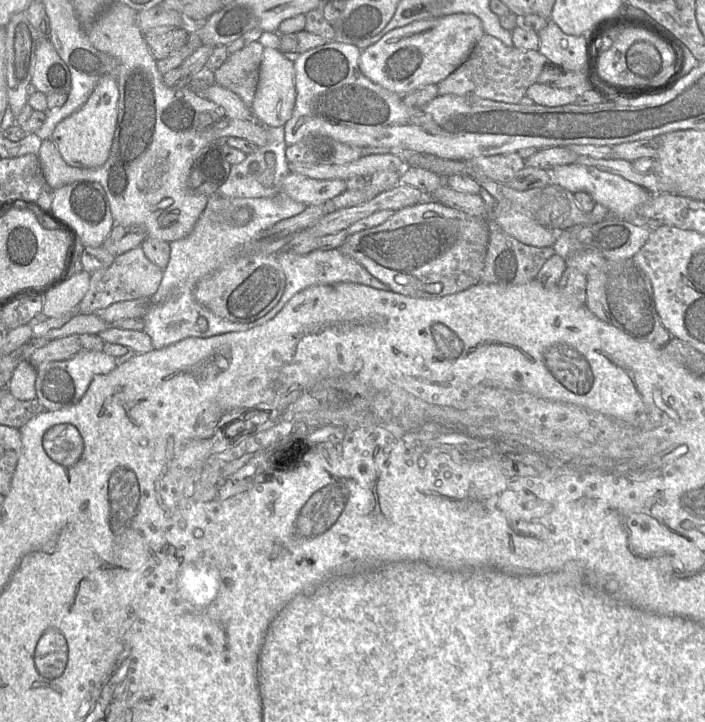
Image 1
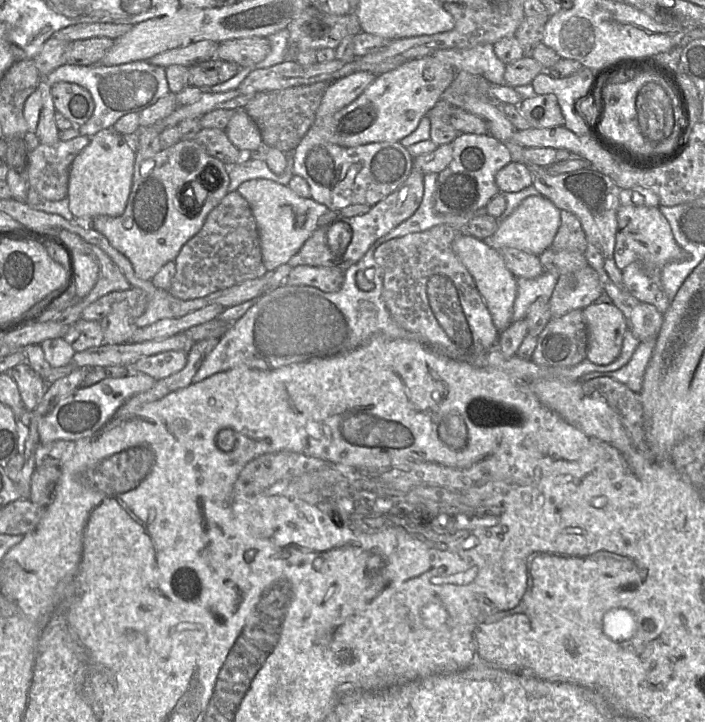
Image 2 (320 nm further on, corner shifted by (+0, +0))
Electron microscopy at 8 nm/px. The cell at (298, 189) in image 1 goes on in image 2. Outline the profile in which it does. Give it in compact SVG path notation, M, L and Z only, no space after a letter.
M250 179L243 182L237 191L248 202L256 220L262 260L268 272L288 263L316 230L319 217L329 211L325 205L312 198L302 198L288 185L282 185L272 180Z

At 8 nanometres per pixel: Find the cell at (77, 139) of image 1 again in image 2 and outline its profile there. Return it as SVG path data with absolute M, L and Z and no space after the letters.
M113 127L103 129L90 137L89 144L74 159L69 172L68 205L79 223L90 225L90 221L99 215L121 216L127 206L131 192L135 164L135 149L131 136L119 134Z

